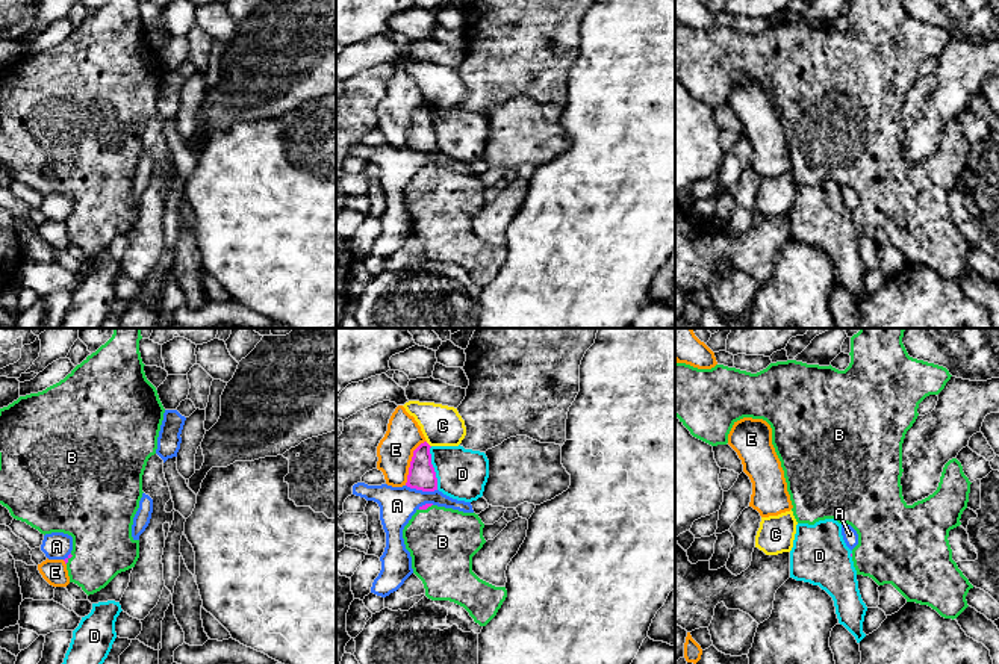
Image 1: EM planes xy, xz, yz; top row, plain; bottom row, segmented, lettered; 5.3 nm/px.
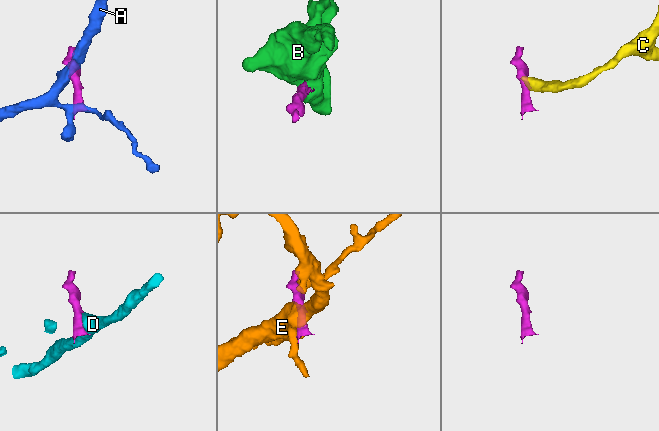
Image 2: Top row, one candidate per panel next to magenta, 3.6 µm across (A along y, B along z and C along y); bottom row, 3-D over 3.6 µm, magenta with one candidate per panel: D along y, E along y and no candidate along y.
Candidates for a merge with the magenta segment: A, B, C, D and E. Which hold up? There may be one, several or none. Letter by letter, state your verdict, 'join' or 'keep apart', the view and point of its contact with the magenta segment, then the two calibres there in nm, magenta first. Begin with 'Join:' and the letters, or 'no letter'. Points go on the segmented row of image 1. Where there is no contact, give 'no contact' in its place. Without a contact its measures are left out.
Join: B
A: keep apart | xz (421, 489) | 140/190 nm
B: join | xz (426, 508) | 30/360 nm
C: keep apart | xz (429, 445) | 140/220 nm
D: keep apart | xz (433, 468) | 140/280 nm
E: keep apart | xz (410, 462) | 140/190 nm

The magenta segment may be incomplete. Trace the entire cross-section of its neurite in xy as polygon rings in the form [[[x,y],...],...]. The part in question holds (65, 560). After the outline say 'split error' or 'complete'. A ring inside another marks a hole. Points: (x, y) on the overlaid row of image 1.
[[[114,328],[112,337],[64,380],[0,408],[0,504],[14,519],[44,535],[64,532],[73,537],[73,551],[64,561],[70,582],[88,596],[135,567],[139,558],[139,540],[132,537],[132,525],[144,493],[142,475],[148,458],[156,454],[165,413],[144,372],[141,339],[141,328]]] | split error

